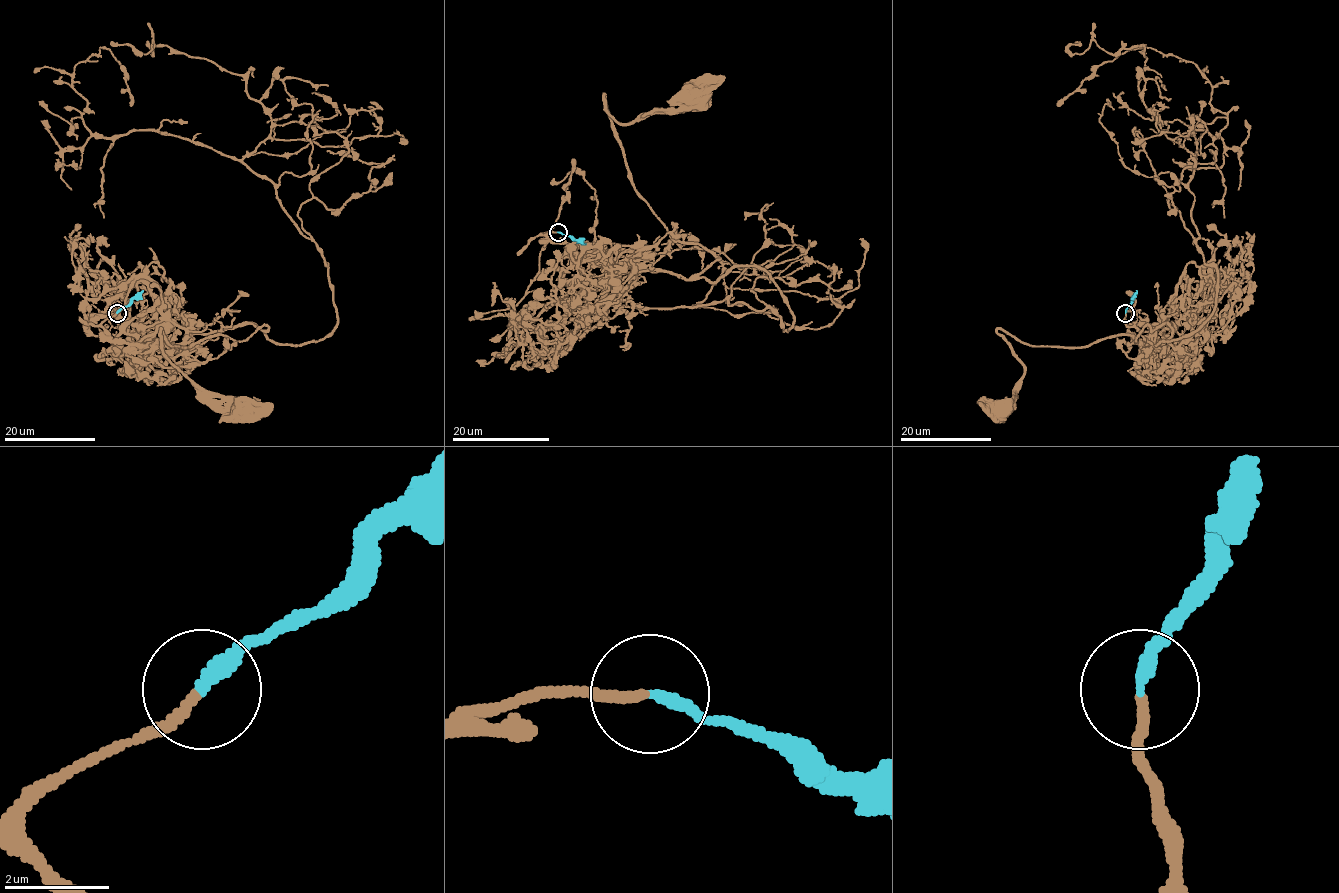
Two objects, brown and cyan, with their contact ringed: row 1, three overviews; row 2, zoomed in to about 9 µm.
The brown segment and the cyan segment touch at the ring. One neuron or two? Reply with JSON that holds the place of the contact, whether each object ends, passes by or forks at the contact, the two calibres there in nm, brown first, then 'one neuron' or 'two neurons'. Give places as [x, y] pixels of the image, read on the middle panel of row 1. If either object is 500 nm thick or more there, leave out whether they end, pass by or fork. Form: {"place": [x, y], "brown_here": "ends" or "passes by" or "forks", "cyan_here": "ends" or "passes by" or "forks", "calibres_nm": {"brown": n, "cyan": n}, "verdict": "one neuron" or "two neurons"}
{"place": [558, 232], "brown_here": "ends", "cyan_here": "ends", "calibres_nm": {"brown": 190, "cyan": 260}, "verdict": "one neuron"}

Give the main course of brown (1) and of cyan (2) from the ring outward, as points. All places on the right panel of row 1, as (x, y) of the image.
1: (1125, 312), (1140, 345), (1136, 367), (1126, 354), (1130, 335), (1032, 346), (997, 330), (1023, 366), (999, 410)
2: (1125, 312), (1137, 291)

